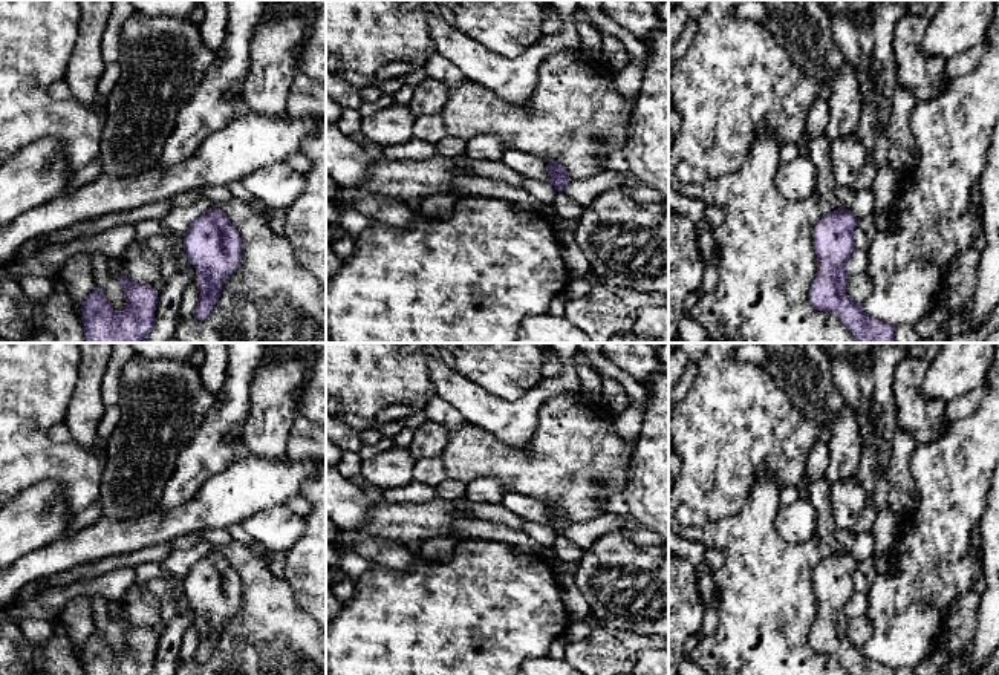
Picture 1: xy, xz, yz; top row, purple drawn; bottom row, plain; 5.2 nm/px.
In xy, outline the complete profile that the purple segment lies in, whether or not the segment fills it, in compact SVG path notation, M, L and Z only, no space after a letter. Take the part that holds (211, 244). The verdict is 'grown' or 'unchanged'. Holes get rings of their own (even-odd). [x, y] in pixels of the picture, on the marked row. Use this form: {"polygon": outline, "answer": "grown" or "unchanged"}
{"polygon": "M213 207L187 228L184 249L188 263L196 266L200 297L194 315L202 321L219 300L223 282L242 262L242 237L226 214Z", "answer": "unchanged"}

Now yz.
{"polygon": "M851 210L831 211L817 222L812 234L817 276L809 289L809 302L820 311L835 314L857 343L893 343L895 326L869 317L860 302L846 294L851 276L846 262L855 251L857 222Z", "answer": "unchanged"}

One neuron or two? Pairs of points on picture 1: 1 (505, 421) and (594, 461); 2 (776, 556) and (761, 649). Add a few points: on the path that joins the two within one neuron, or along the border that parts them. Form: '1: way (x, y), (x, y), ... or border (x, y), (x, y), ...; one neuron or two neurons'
1: border (494, 436), (520, 449), (525, 449), (533, 438); two neurons
2: way (767, 579), (764, 626); one neuron

